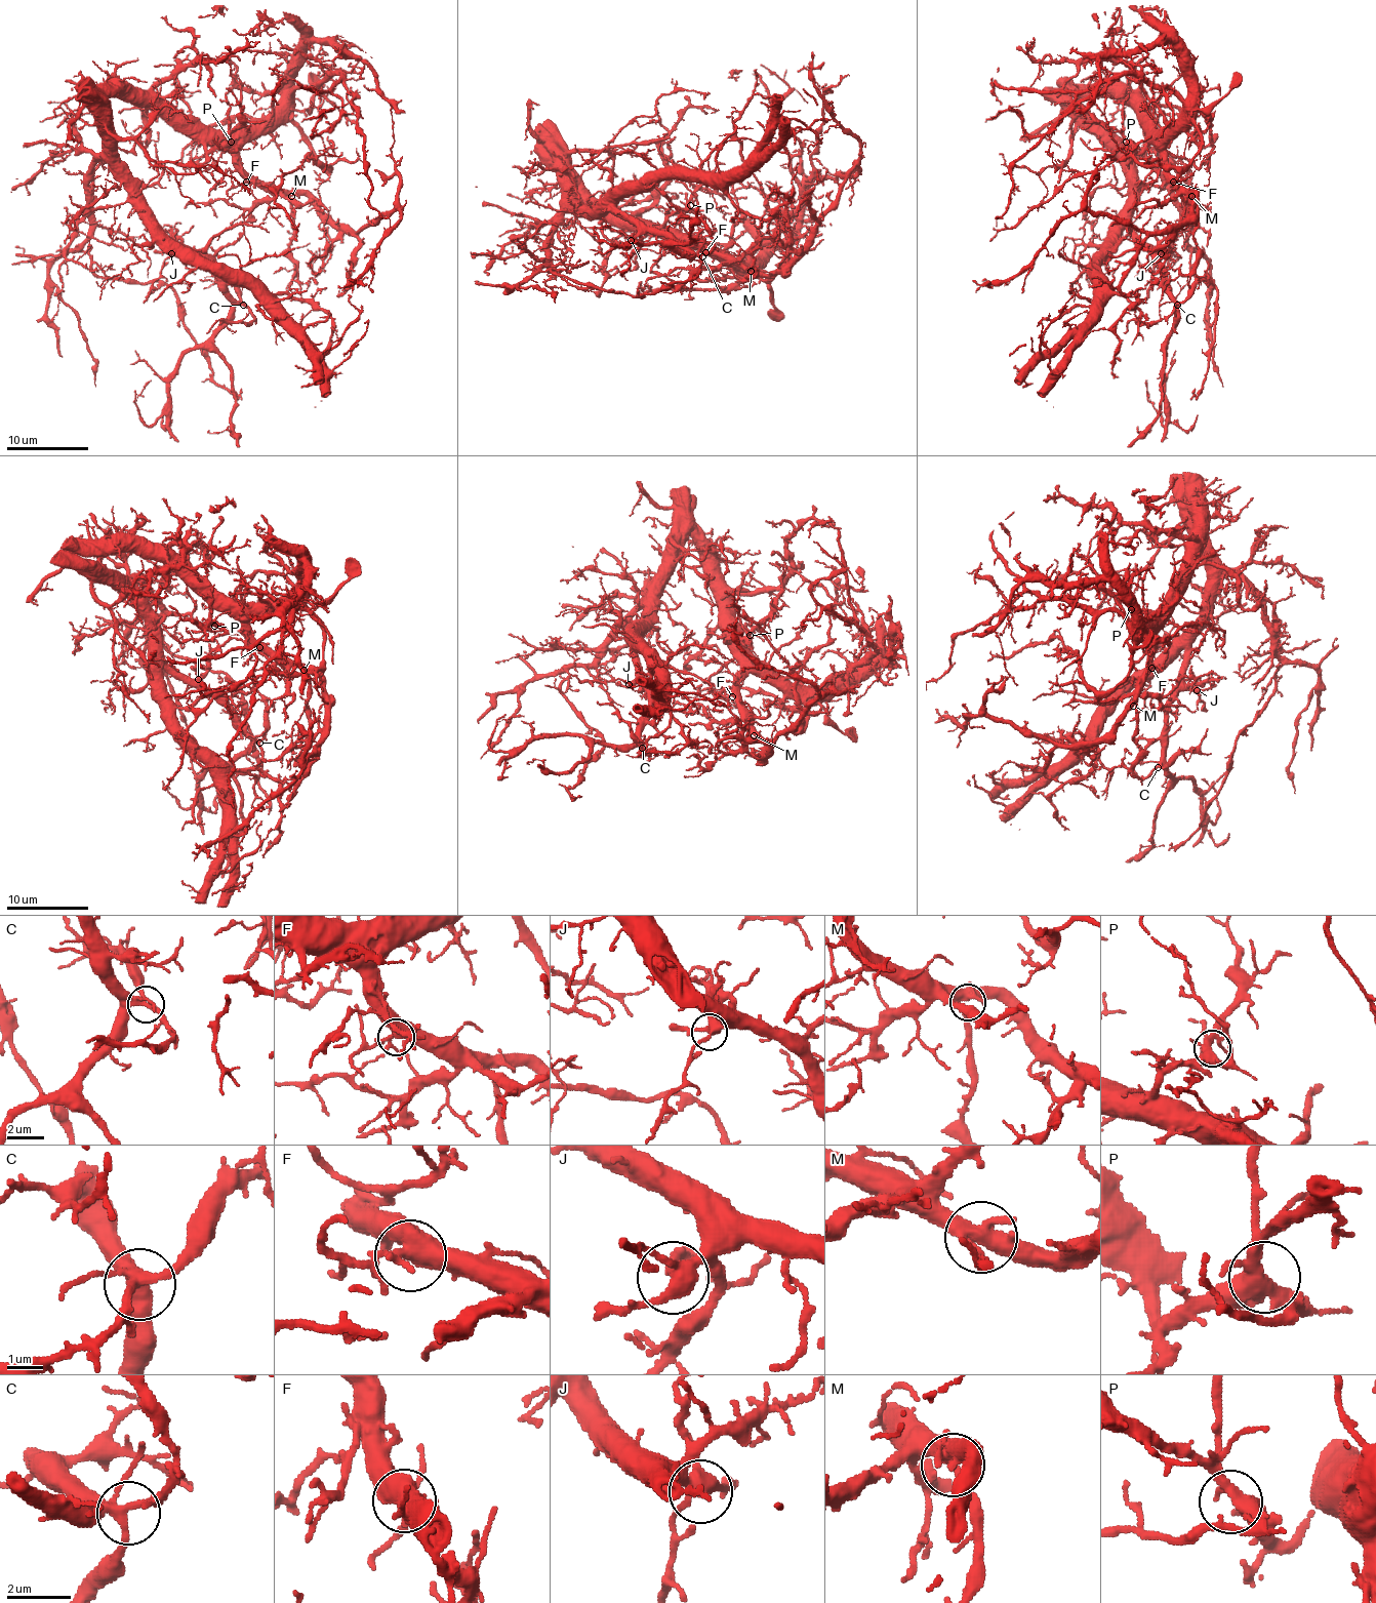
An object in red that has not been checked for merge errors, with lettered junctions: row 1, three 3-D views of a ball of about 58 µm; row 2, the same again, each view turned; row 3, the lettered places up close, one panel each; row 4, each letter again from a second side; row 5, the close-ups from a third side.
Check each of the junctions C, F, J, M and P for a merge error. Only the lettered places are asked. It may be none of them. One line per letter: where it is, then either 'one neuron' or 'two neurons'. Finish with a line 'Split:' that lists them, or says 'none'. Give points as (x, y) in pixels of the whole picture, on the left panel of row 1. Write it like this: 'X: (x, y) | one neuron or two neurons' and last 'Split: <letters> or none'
C: (243, 305) | one neuron
F: (246, 182) | one neuron
J: (171, 253) | one neuron
M: (291, 196) | one neuron
P: (231, 142) | one neuron
Split: none

